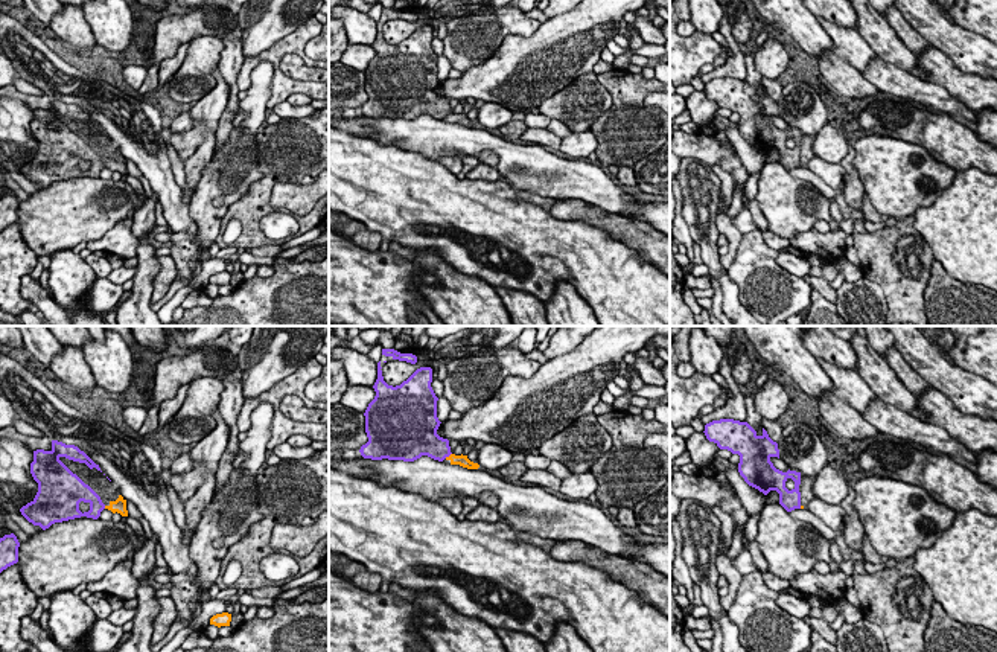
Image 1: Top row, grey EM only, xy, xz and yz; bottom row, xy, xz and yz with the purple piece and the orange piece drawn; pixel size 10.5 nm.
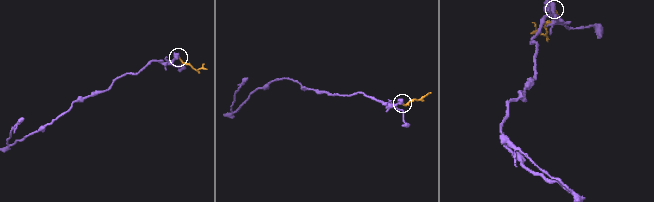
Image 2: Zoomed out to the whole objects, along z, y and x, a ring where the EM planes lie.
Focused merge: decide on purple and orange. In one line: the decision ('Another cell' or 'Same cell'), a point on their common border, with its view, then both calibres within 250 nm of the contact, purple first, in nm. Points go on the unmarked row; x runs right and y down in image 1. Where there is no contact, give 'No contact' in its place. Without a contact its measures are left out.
Another cell. Touches purple at xz (448, 115). Thickness 260 nm (purple) against 120 nm

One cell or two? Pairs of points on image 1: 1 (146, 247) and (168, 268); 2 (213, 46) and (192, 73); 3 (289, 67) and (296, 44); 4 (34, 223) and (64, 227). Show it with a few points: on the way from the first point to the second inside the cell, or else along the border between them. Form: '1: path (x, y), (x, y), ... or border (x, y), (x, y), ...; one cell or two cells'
1: border (159, 256), (159, 271), (151, 293); two cells
2: path (207, 52), (197, 67); one cell
3: border (280, 58), (279, 67), (286, 75), (312, 83); two cells
4: path (41, 223), (57, 223); one cell

